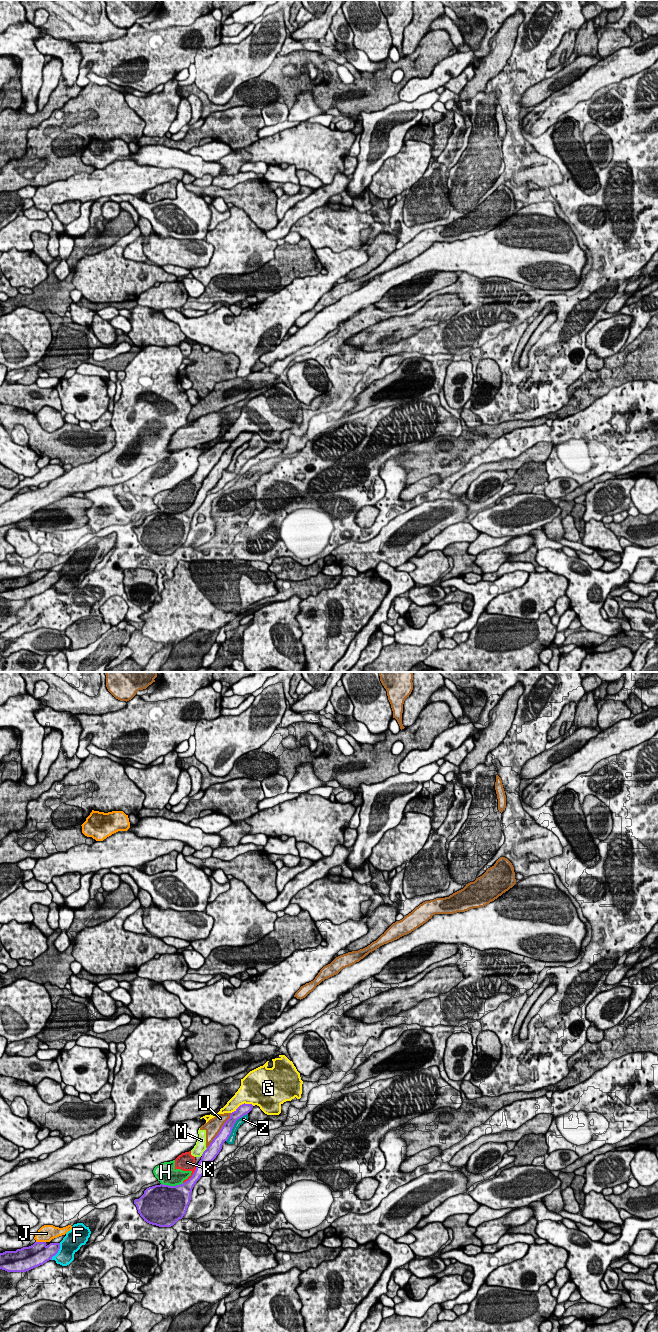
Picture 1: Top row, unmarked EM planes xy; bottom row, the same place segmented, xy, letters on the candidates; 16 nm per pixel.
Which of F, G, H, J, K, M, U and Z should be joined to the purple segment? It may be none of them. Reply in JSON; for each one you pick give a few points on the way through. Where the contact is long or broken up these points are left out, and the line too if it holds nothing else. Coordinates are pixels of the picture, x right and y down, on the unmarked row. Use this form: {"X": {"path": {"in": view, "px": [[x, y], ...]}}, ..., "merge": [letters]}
{"merge": []}

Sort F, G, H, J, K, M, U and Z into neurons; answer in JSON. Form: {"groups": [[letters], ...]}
{"groups": [["F"], ["G"], ["H", "K", "M", "U", "Z"], ["J"]]}

